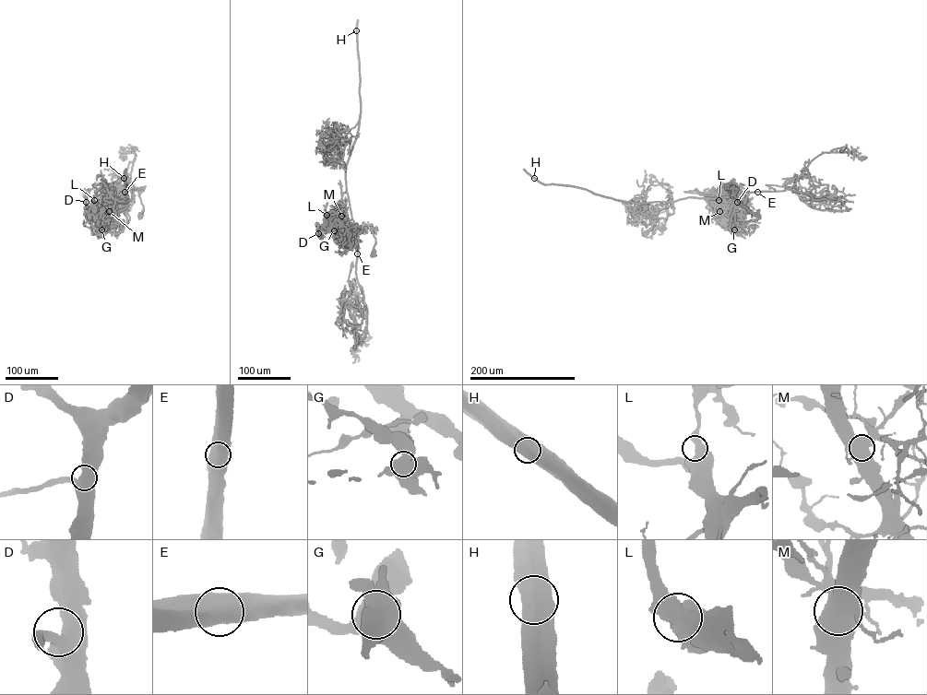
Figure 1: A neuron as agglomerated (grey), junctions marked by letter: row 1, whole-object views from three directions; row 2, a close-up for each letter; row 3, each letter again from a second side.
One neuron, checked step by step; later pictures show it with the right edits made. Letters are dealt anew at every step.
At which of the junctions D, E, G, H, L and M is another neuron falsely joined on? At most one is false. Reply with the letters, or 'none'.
M

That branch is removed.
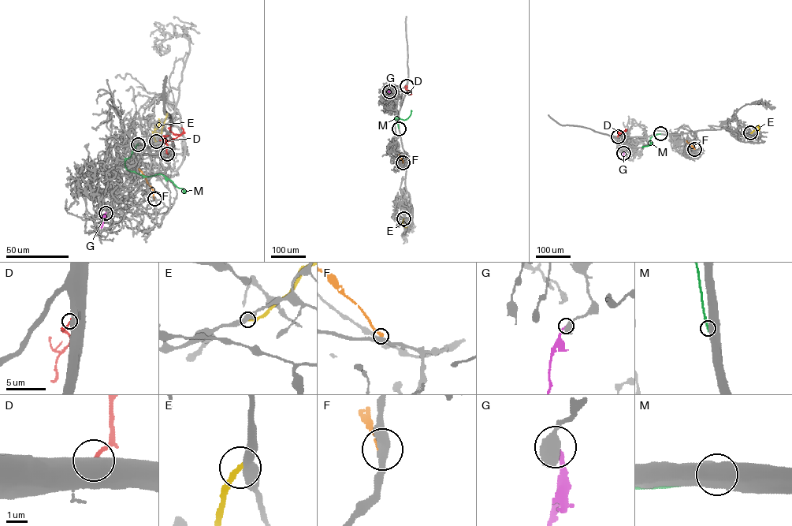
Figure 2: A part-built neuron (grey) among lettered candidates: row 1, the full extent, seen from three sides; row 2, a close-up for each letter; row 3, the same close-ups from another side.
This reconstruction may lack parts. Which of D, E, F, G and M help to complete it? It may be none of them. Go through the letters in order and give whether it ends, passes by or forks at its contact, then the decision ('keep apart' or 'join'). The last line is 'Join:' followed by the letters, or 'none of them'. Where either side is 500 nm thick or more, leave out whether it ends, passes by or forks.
D: keep apart
E: it ends there; keep apart
F: it ends there; keep apart
G: keep apart
M: keep apart
Join: none of them

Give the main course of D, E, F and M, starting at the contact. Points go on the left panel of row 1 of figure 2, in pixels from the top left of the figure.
D: (167, 154), (168, 146), (165, 141), (172, 140), (180, 135), (174, 134), (169, 129), (170, 126)
E: (156, 141), (153, 132), (161, 133), (167, 113)
F: (154, 199), (153, 190), (138, 168)
M: (138, 143), (125, 160), (125, 168), (144, 176), (161, 173), (185, 193)

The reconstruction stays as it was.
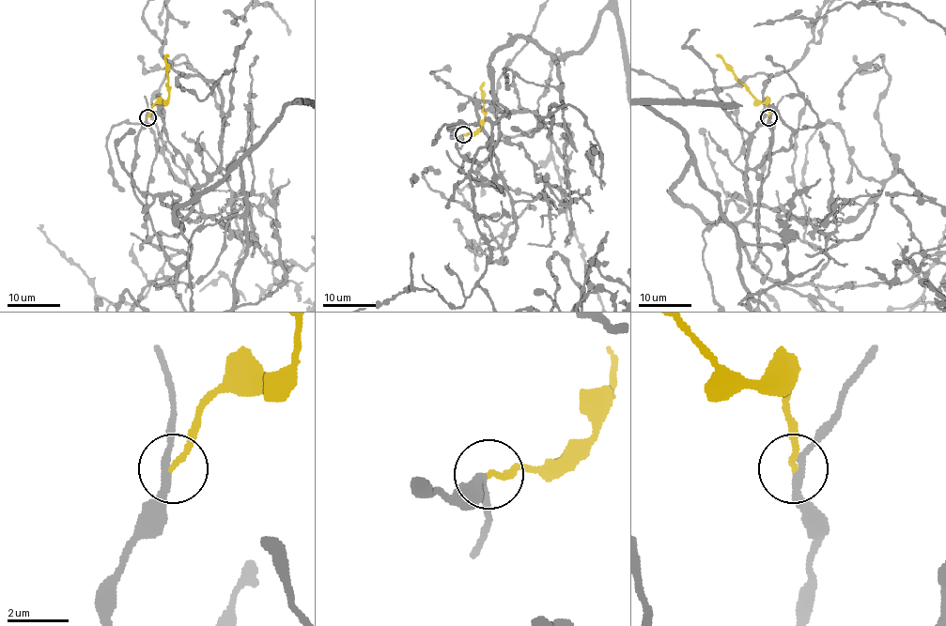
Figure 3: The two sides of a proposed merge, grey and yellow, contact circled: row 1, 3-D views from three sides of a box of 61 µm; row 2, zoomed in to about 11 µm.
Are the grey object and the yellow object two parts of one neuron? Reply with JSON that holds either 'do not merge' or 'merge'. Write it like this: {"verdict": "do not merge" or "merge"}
{"verdict": "merge"}

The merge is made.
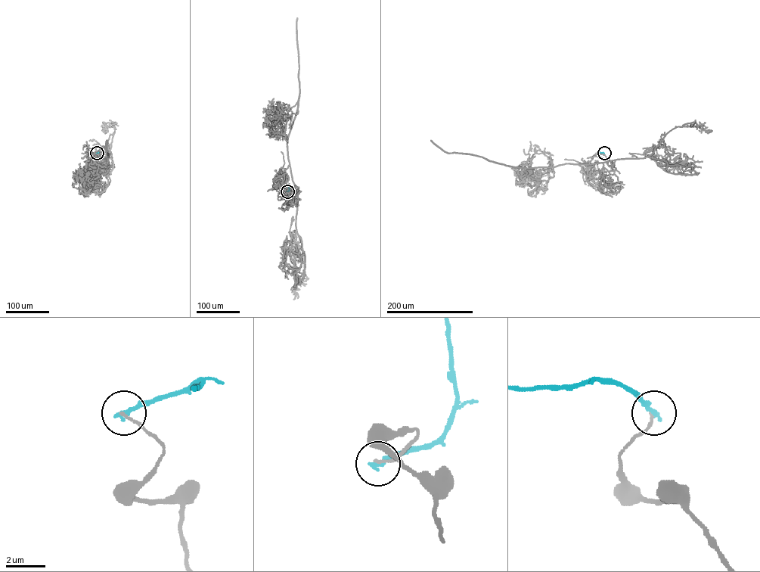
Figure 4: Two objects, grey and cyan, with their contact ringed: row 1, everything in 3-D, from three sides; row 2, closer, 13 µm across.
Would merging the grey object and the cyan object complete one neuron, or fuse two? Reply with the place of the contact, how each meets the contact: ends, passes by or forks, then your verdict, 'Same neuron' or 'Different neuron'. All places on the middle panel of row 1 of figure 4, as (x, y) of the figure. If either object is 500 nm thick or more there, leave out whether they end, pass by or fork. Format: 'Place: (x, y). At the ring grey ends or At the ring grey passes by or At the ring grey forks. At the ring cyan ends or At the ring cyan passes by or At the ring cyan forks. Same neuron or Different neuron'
Place: (287, 191). At the ring grey ends. At the ring cyan ends. Different neuron

